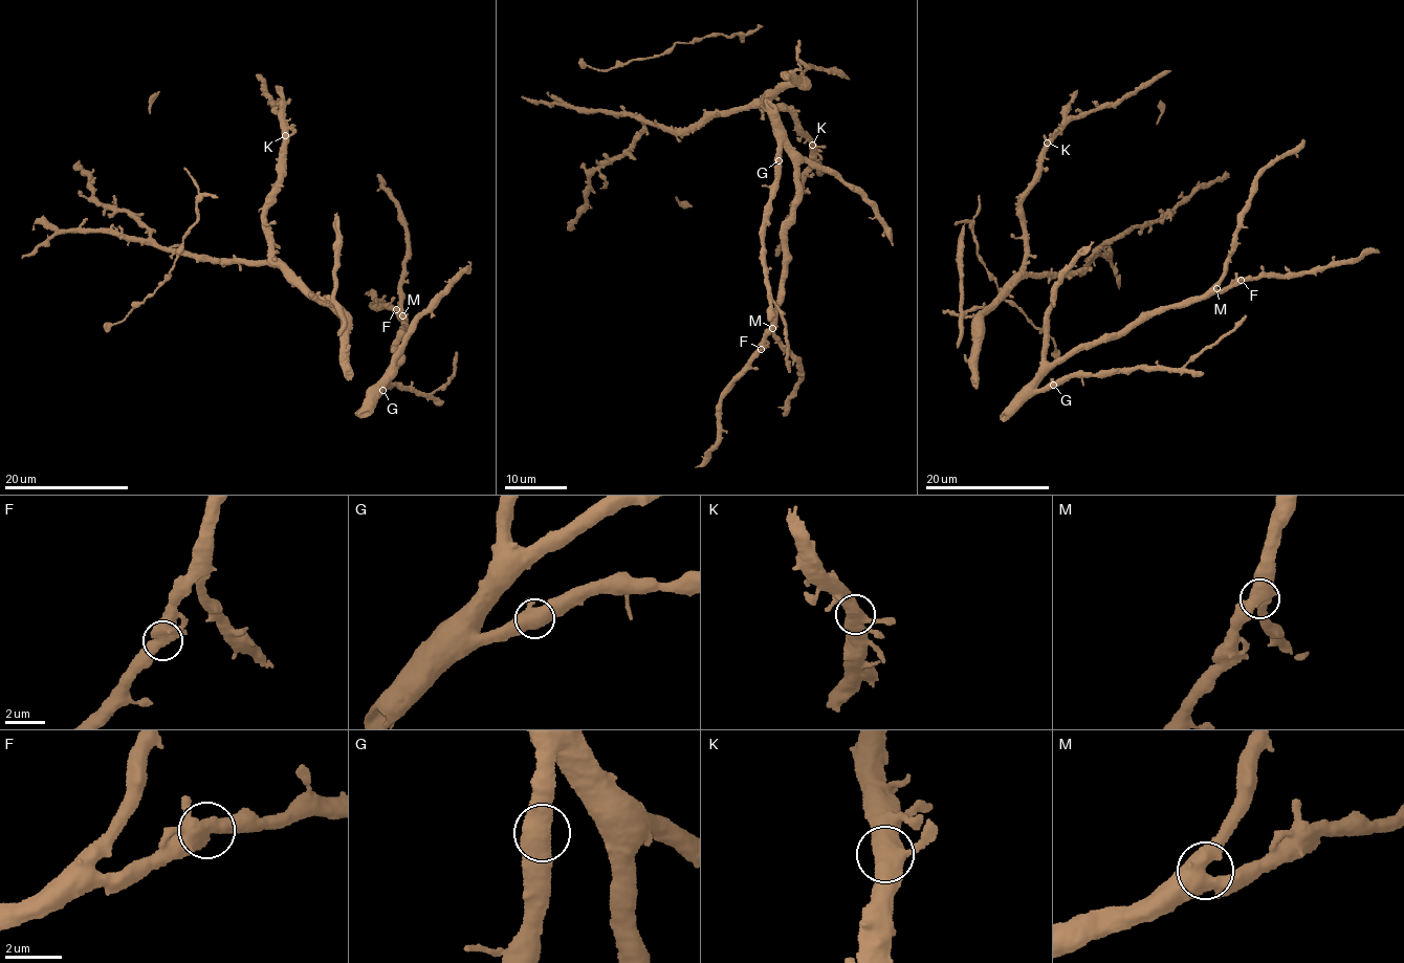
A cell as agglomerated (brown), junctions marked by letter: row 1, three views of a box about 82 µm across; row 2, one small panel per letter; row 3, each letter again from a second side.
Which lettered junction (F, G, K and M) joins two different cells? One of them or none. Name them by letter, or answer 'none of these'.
none of these

